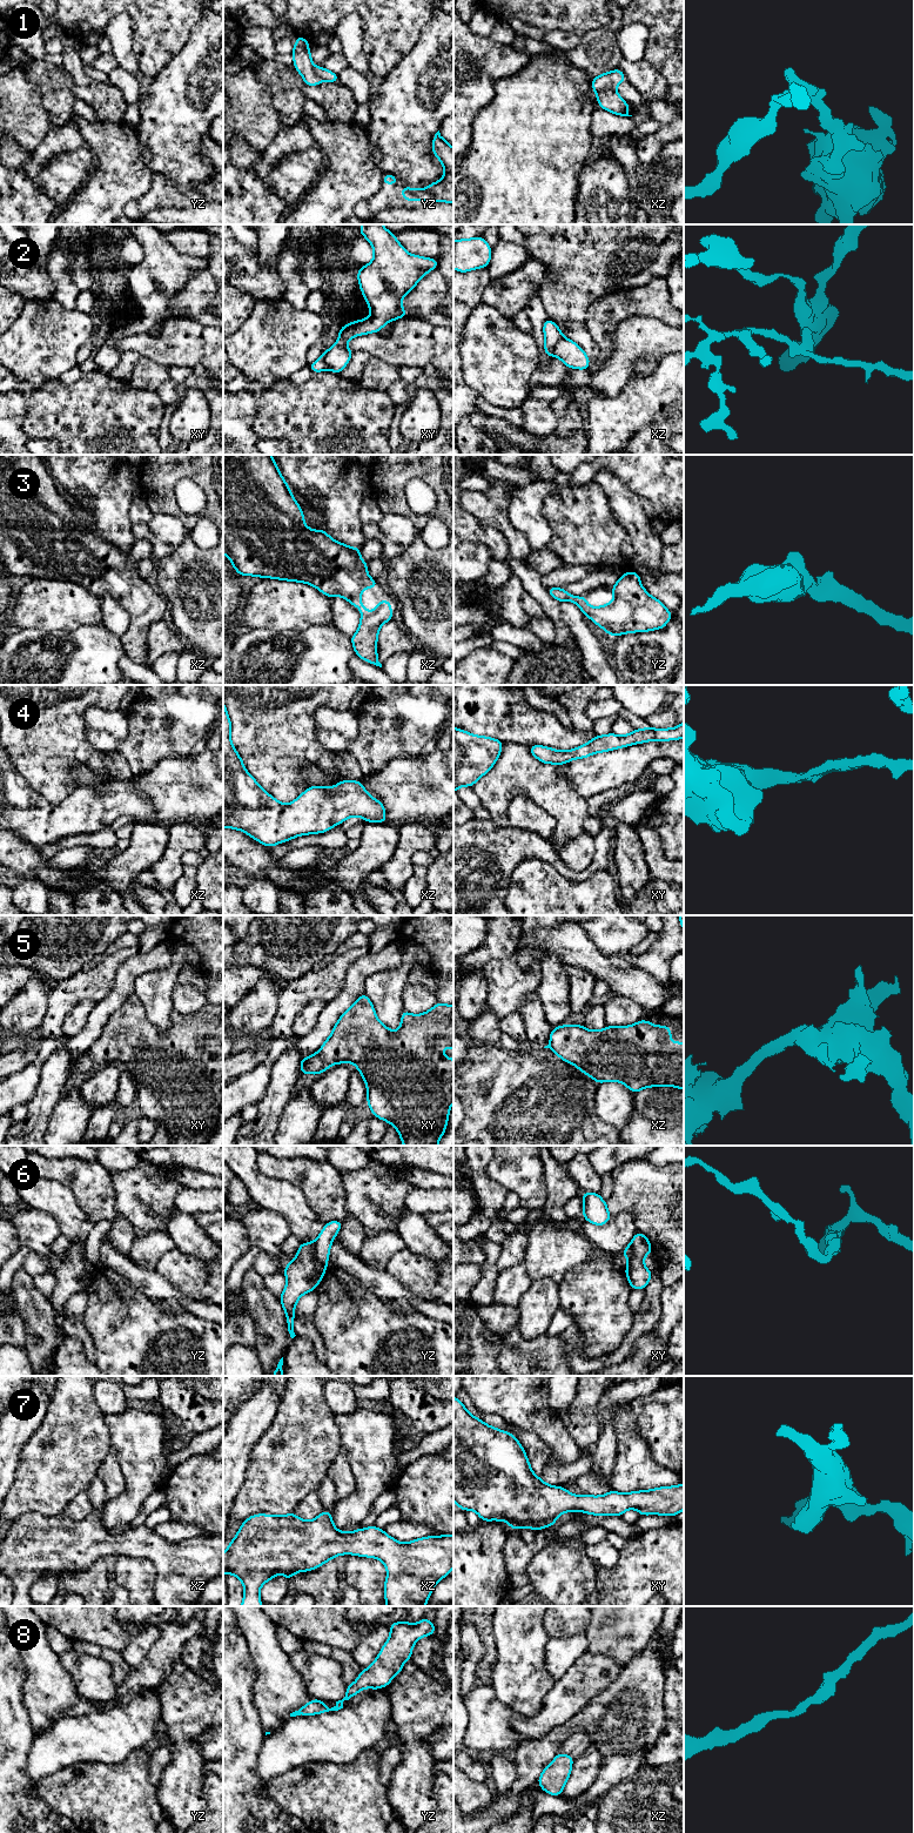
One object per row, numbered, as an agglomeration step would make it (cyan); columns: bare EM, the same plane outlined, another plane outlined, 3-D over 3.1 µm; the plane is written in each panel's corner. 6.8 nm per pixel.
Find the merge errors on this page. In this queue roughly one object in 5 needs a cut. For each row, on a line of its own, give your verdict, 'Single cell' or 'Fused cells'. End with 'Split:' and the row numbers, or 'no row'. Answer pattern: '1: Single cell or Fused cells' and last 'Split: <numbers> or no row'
1: Single cell
2: Fused cells
3: Single cell
4: Single cell
5: Single cell
6: Fused cells
7: Single cell
8: Single cell
Split: 2, 6

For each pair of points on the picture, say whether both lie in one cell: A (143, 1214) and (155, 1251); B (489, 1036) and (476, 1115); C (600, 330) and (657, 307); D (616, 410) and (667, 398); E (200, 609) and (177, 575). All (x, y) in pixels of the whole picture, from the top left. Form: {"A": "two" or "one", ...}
{"A": "two", "B": "two", "C": "one", "D": "one", "E": "one"}

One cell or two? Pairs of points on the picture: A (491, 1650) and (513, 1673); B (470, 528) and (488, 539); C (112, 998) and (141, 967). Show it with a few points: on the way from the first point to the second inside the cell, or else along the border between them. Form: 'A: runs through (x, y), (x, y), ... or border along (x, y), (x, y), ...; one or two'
A: border along (494, 1629), (496, 1662), (491, 1678), (488, 1682); two
B: runs through (475, 531), (483, 535); one
C: runs through (120, 989), (133, 974); one

